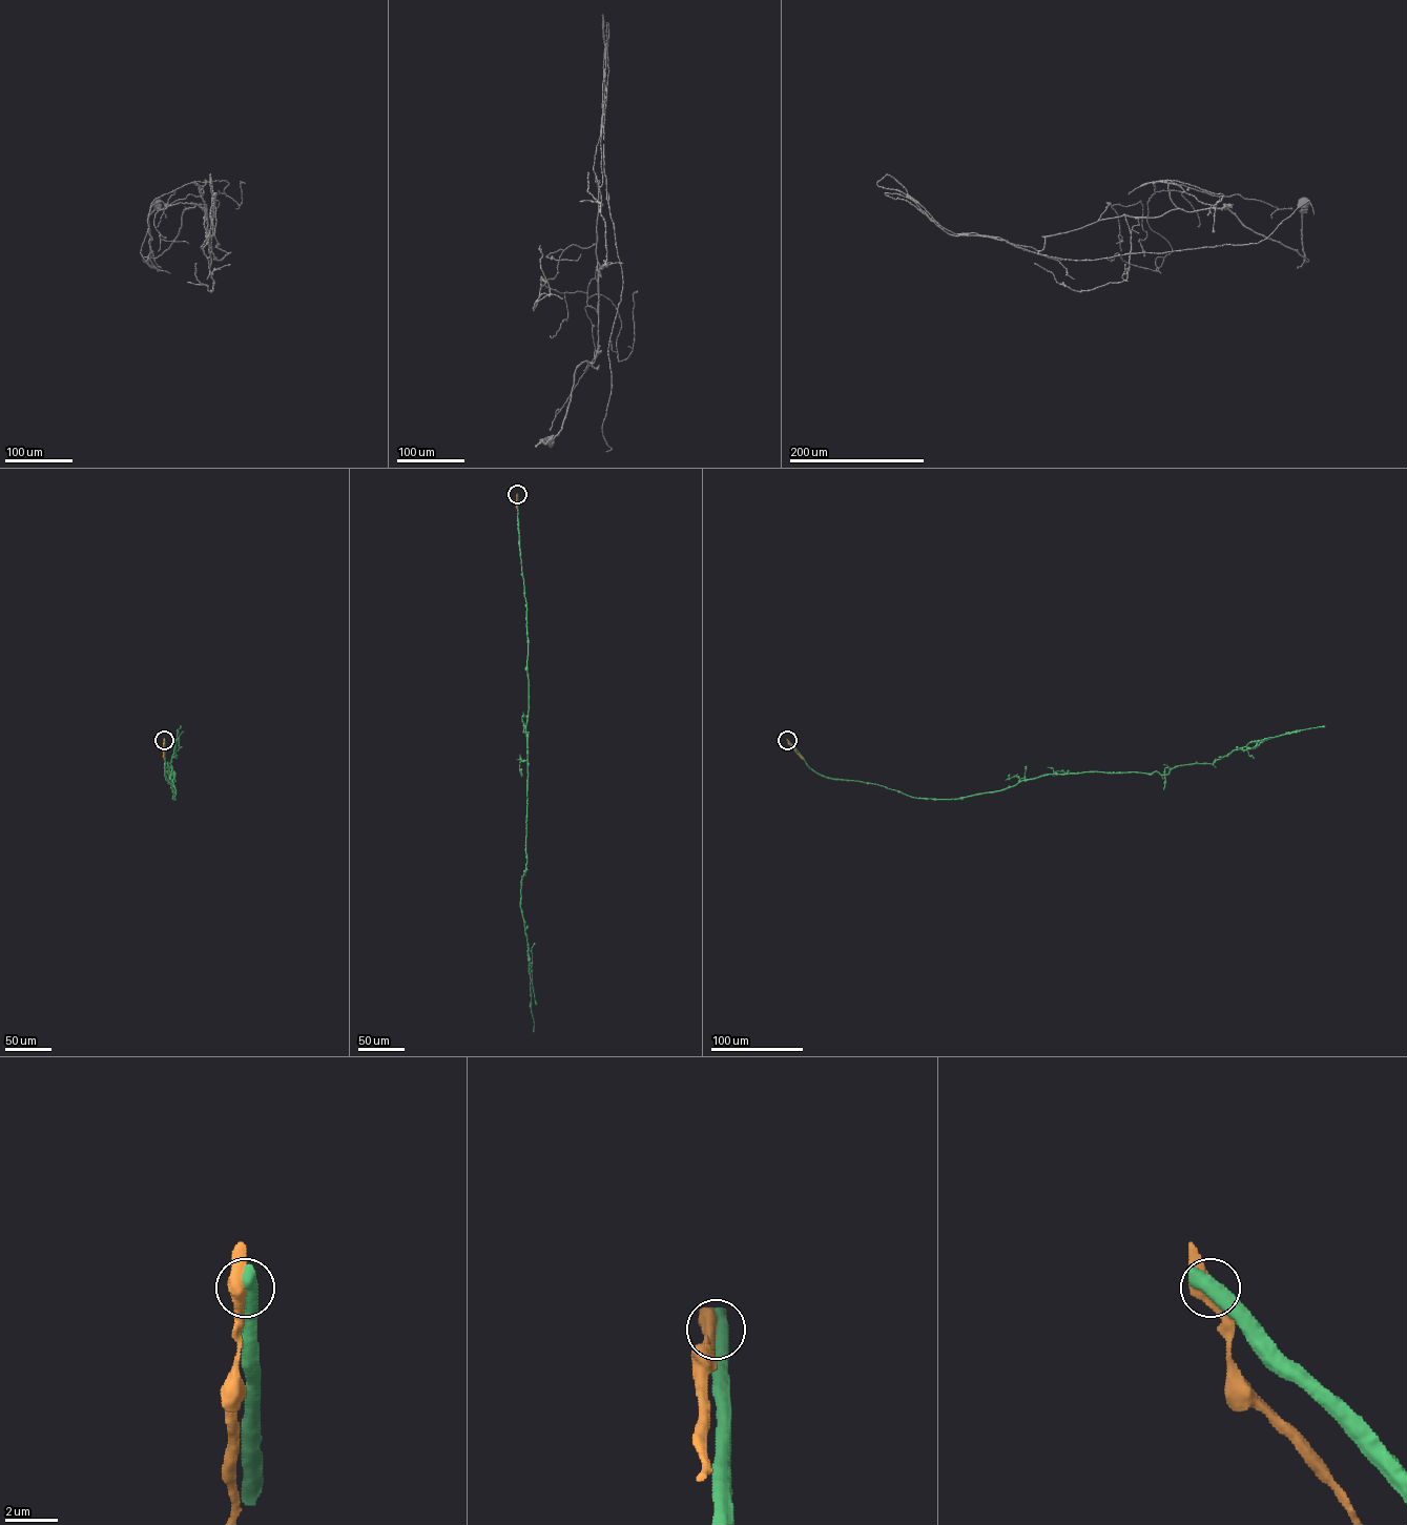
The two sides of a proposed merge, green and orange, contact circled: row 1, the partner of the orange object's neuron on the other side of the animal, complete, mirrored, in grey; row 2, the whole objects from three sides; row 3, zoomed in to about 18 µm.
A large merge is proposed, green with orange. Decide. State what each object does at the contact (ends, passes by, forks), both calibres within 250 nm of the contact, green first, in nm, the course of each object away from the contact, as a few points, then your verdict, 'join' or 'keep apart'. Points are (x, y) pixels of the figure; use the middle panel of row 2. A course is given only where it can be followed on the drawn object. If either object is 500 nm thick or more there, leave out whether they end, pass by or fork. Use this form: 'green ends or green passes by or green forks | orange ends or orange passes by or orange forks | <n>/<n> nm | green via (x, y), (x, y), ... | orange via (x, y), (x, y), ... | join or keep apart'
700/500 nm | green via (517, 494), (526, 602), (529, 694), (526, 861), (520, 906), (528, 948), (533, 1031) | orange via (517, 494), (517, 509) | keep apart

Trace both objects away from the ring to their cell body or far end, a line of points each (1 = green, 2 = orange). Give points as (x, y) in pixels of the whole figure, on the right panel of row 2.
1: (787, 740), (826, 777), (956, 799), (1049, 774), (1167, 775), (1324, 726)
2: (787, 740), (802, 759)

